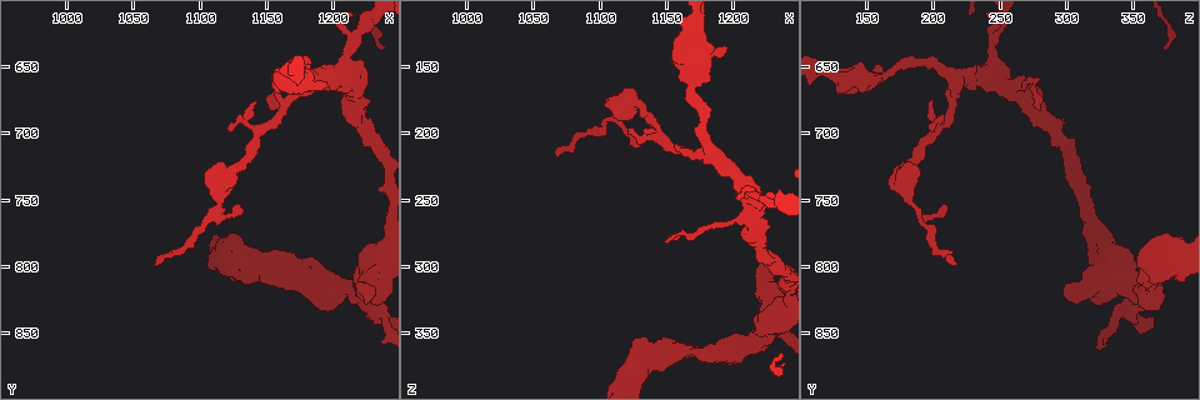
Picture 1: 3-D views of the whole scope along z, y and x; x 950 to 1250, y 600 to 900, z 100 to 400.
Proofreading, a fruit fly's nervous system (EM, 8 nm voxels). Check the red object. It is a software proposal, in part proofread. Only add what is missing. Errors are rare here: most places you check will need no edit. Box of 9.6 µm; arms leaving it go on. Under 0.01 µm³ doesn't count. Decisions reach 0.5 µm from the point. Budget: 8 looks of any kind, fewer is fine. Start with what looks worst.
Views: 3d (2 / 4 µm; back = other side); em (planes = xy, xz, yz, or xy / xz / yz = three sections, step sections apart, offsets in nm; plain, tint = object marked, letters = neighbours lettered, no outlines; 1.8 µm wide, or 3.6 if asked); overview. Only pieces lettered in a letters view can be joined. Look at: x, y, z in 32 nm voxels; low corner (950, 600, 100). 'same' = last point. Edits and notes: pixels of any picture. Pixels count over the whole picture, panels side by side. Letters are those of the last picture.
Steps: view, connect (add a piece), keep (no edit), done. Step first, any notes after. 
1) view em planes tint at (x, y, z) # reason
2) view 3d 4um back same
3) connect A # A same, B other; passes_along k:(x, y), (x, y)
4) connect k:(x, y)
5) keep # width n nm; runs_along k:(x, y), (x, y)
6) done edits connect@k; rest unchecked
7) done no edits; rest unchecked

view em xy step 8 tint at (1180, 796, 364) # an open end

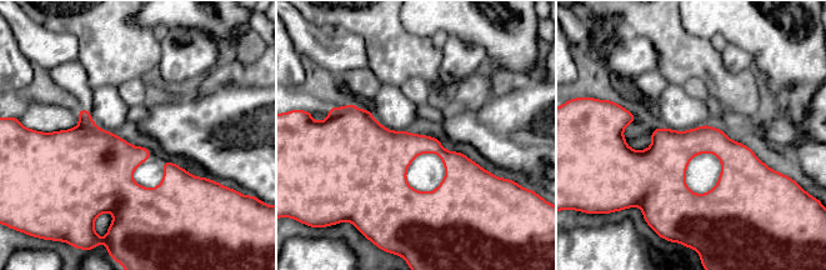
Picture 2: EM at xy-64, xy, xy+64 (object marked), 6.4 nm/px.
view em planes letters same

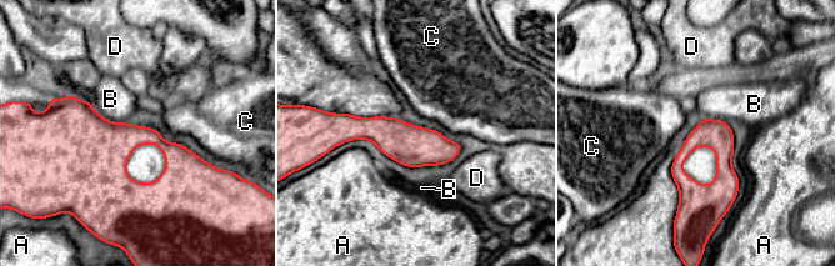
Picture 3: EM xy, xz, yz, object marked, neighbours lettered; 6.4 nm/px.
keep # A other, B other, C other, D other; border 3:(89, 101), (104, 118), (125, 121); none of them fits

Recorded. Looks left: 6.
view em planes letters at (1196, 666, 138) # free end

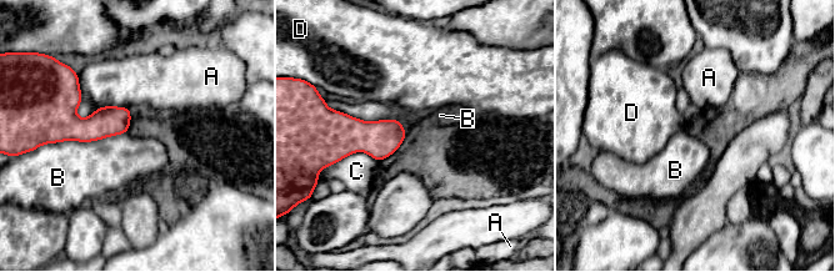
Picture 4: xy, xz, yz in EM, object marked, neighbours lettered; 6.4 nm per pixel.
keep # longest_contact B 500 nm; A other, B other, C other, D other; border 4:(126, 131), (90, 141), (49, 144); no lettered piece goes on from it

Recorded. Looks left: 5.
view em 3.6um planes letters at (1068, 798, 216)

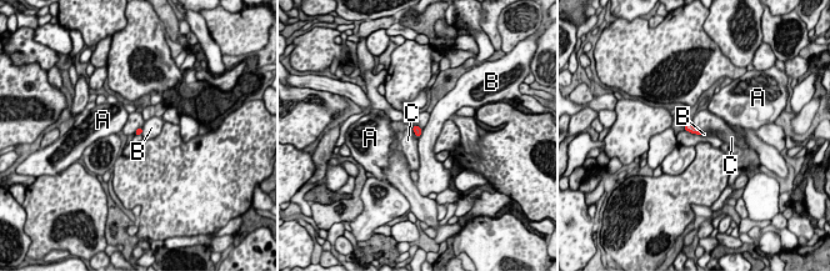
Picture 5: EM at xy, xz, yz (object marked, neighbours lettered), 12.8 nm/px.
keep # longest_contact C 240 nm; A other, B other, C other; border 5:(690, 119), (703, 131); none of them fits

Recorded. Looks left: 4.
done no edits; rest unchecked

